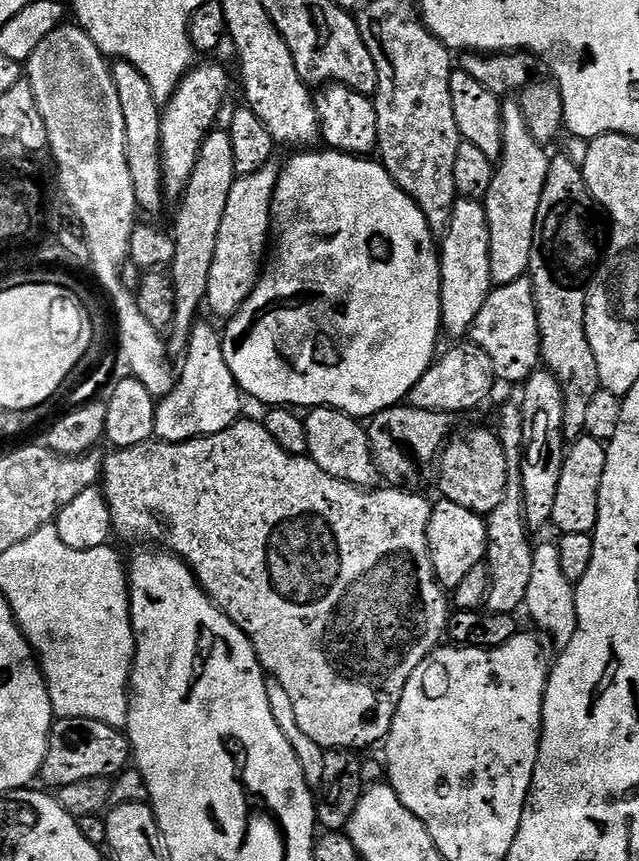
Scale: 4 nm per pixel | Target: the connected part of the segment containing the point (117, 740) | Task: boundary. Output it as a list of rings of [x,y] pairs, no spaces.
[[[90,718],[57,719],[48,736],[48,749],[40,776],[49,784],[49,789],[59,790],[74,782],[86,782],[86,778],[115,778],[129,767],[132,759],[132,745],[121,729],[106,726],[106,722],[94,722]]]

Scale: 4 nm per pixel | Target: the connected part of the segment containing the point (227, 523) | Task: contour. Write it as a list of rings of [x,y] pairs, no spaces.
[[[241,418],[213,436],[202,436],[181,444],[149,442],[133,448],[122,448],[111,453],[104,461],[102,477],[103,496],[108,501],[115,535],[124,540],[141,540],[144,546],[159,546],[173,556],[179,556],[196,575],[198,583],[218,607],[228,615],[230,622],[250,638],[265,673],[278,682],[294,702],[294,715],[302,726],[306,738],[314,738],[318,746],[361,750],[367,744],[376,744],[385,739],[392,725],[402,690],[414,670],[445,639],[448,630],[449,593],[440,587],[440,579],[430,558],[428,527],[433,501],[424,496],[415,496],[415,491],[384,486],[381,492],[357,488],[322,470],[308,456],[292,456],[264,429],[259,419]]]

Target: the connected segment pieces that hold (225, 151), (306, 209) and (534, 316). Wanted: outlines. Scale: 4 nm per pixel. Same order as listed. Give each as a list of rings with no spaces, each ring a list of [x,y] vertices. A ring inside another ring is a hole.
[[[214,130],[204,139],[204,146],[200,151],[200,158],[196,163],[196,169],[188,183],[182,199],[184,206],[180,210],[180,221],[176,224],[174,239],[176,241],[176,257],[170,265],[172,285],[176,291],[176,319],[172,322],[170,335],[166,340],[166,347],[173,357],[183,357],[188,351],[189,336],[193,325],[200,315],[200,307],[205,307],[208,299],[208,287],[210,286],[210,266],[214,266],[214,254],[218,246],[218,230],[222,230],[222,218],[226,215],[226,202],[230,202],[230,190],[235,186],[238,173],[234,160],[234,146],[231,135],[227,131]]]
[[[308,150],[303,154],[296,154],[292,161],[285,166],[284,172],[279,173],[276,191],[276,199],[274,201],[274,224],[280,228],[280,237],[275,237],[274,248],[276,244],[276,257],[267,265],[266,271],[261,275],[256,283],[256,289],[248,296],[248,301],[240,308],[235,316],[227,321],[228,329],[223,329],[222,337],[224,343],[224,354],[226,364],[230,368],[230,372],[236,379],[237,386],[245,397],[253,396],[256,400],[261,400],[267,406],[291,406],[296,410],[311,410],[313,408],[336,408],[340,412],[344,412],[347,416],[355,416],[357,418],[371,418],[378,415],[382,410],[397,407],[407,397],[408,391],[411,390],[416,383],[422,378],[422,374],[427,368],[432,367],[437,359],[436,343],[442,337],[442,321],[440,318],[440,254],[438,244],[432,241],[434,233],[432,227],[426,222],[426,218],[422,214],[422,210],[415,202],[407,196],[394,182],[394,178],[390,178],[390,174],[384,168],[383,163],[377,162],[372,158],[363,156],[348,156],[345,152],[337,152],[335,150],[323,150],[324,152],[312,152],[316,150]]]
[[[531,279],[515,280],[493,287],[486,298],[470,333],[471,343],[490,354],[497,381],[523,385],[541,367],[540,322]]]

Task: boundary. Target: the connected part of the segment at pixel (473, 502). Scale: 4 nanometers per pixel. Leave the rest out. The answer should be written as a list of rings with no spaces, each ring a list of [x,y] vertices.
[[[468,428],[465,432],[459,432],[444,445],[438,461],[439,495],[450,502],[458,502],[458,506],[466,506],[466,510],[490,513],[508,493],[508,467],[500,437],[488,428]]]

